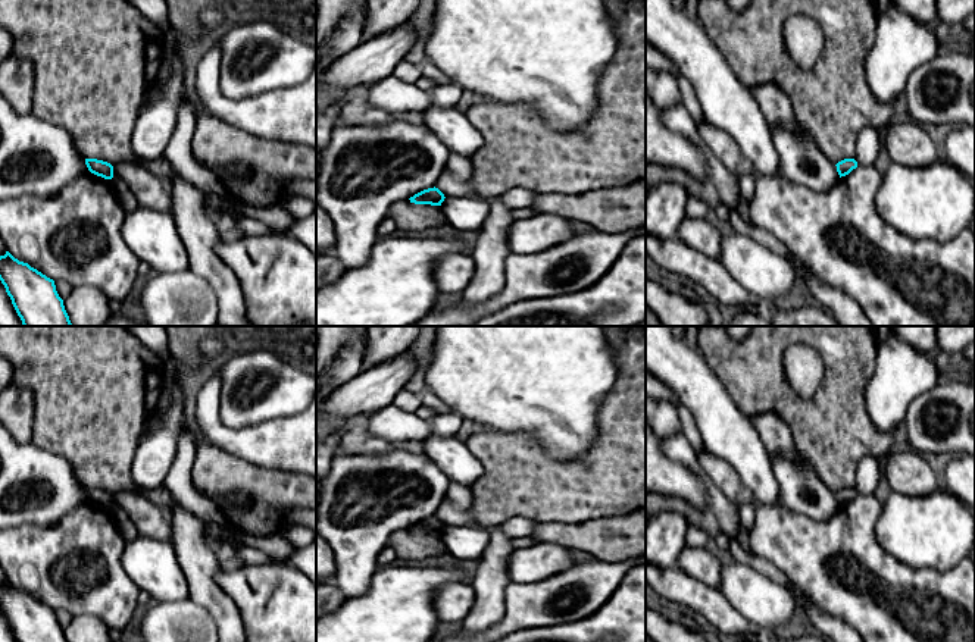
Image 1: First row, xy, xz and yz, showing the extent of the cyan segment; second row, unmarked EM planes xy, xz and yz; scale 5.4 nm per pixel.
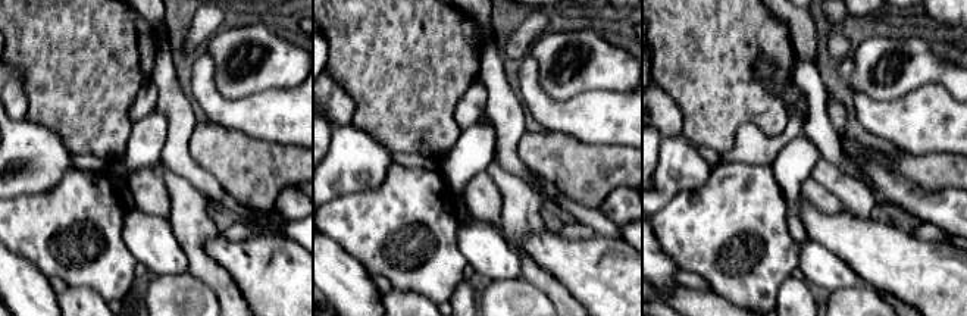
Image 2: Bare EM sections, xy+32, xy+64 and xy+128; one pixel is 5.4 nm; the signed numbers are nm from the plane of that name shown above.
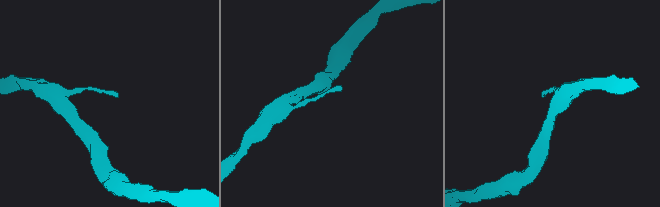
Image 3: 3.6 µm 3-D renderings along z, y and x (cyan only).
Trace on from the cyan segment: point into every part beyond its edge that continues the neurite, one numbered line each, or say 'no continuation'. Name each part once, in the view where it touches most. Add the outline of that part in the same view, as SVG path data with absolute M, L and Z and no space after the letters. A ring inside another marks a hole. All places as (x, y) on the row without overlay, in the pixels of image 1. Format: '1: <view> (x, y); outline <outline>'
no continuation

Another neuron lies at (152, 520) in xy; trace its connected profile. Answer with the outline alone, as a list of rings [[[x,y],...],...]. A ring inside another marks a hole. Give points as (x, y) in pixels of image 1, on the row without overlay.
[[[116,492],[112,495],[113,507],[122,510],[132,520],[138,535],[160,542],[171,541],[172,522],[166,508],[134,492]]]

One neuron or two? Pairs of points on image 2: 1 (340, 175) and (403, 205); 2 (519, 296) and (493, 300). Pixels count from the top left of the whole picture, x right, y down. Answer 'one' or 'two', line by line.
1: two
2: one

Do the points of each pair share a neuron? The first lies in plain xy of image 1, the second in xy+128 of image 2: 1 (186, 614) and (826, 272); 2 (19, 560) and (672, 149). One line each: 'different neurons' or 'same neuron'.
1: different neurons
2: different neurons

